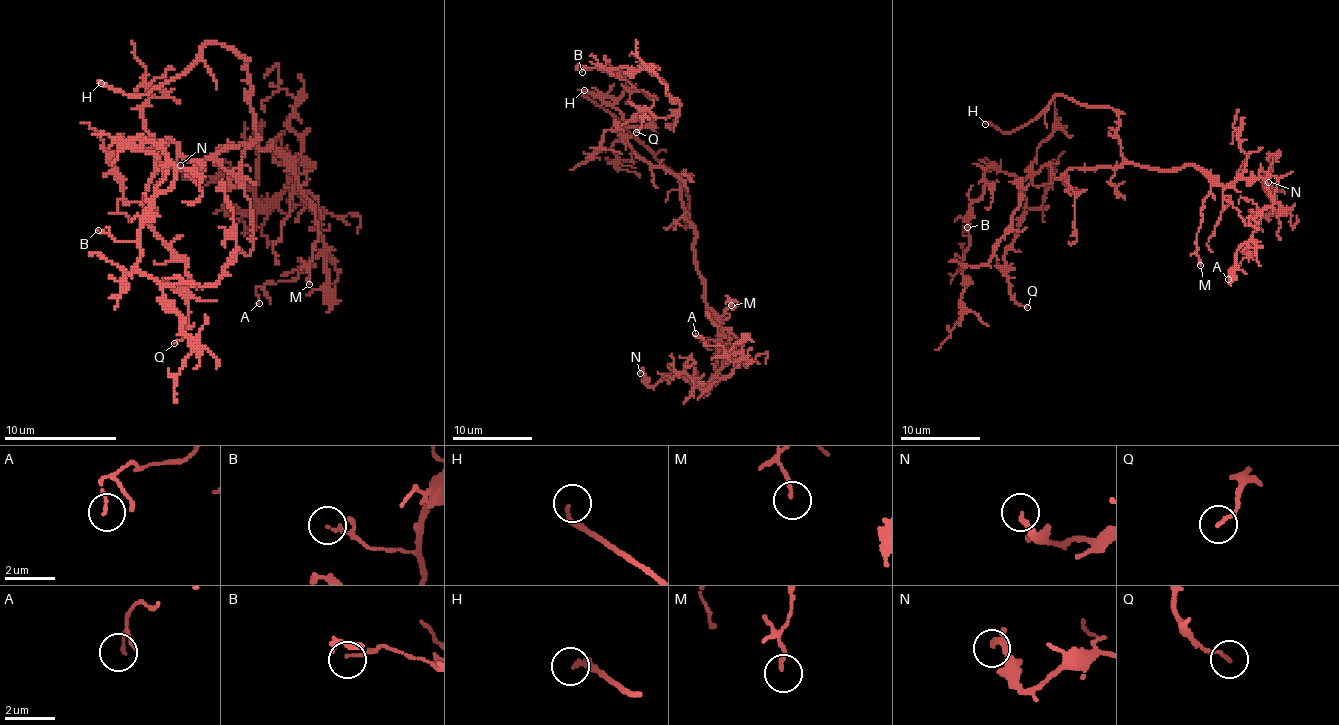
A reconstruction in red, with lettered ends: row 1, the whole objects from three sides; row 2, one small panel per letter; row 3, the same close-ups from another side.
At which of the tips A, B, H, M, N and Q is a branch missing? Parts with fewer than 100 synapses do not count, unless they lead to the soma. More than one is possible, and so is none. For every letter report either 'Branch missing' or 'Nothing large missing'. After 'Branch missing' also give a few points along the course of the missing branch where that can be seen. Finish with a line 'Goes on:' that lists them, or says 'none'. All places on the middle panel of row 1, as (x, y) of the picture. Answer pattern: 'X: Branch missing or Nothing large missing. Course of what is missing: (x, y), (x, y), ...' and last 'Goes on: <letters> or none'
A: Nothing large missing
B: Nothing large missing
H: Branch missing
M: Nothing large missing
N: Nothing large missing
Q: Nothing large missing
Goes on: H

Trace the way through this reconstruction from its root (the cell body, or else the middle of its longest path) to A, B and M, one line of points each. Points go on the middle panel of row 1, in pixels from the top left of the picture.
A: (658, 166), (679, 184), (705, 303), (723, 343), (717, 375), (725, 377), (741, 355), (707, 345), (695, 333)
B: (658, 166), (632, 148), (624, 136), (624, 116), (604, 100), (636, 90), (622, 76), (596, 68), (582, 72)
M: (658, 166), (679, 184), (681, 208), (695, 235), (703, 301), (717, 315), (731, 305)

